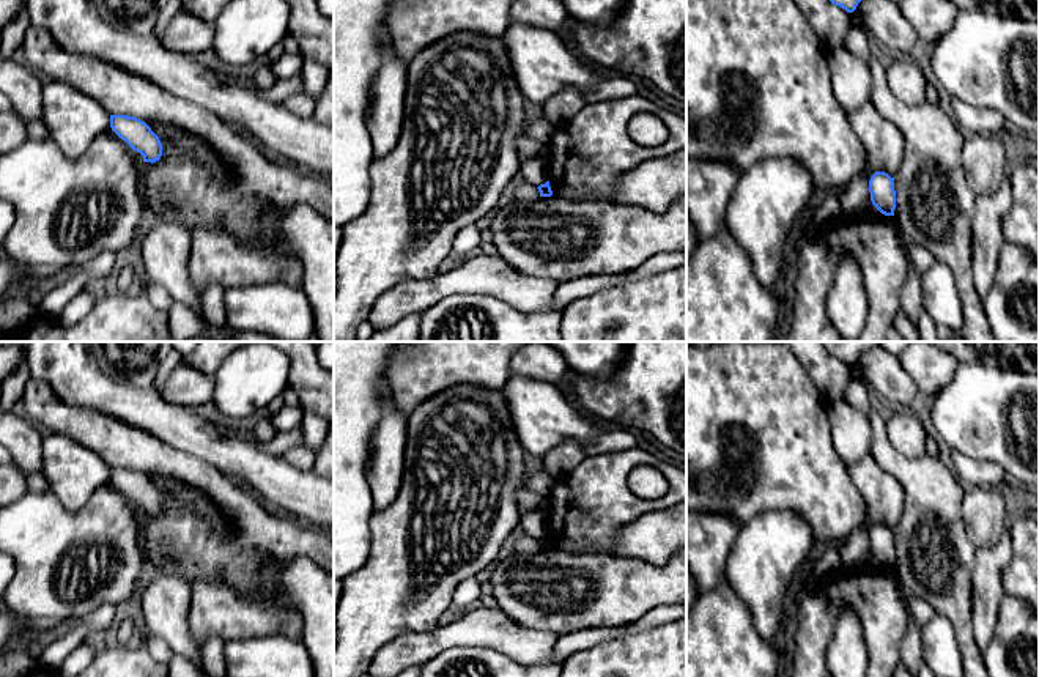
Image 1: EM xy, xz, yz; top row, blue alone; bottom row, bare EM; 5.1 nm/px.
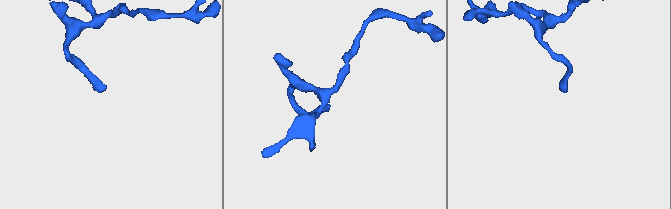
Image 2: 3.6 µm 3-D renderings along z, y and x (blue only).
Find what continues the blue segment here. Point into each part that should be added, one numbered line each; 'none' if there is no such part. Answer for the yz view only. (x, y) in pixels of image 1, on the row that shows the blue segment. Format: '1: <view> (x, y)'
none

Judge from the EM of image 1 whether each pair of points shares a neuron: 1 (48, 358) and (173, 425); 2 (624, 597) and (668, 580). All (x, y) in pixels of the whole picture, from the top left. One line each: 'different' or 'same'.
1: same
2: same

